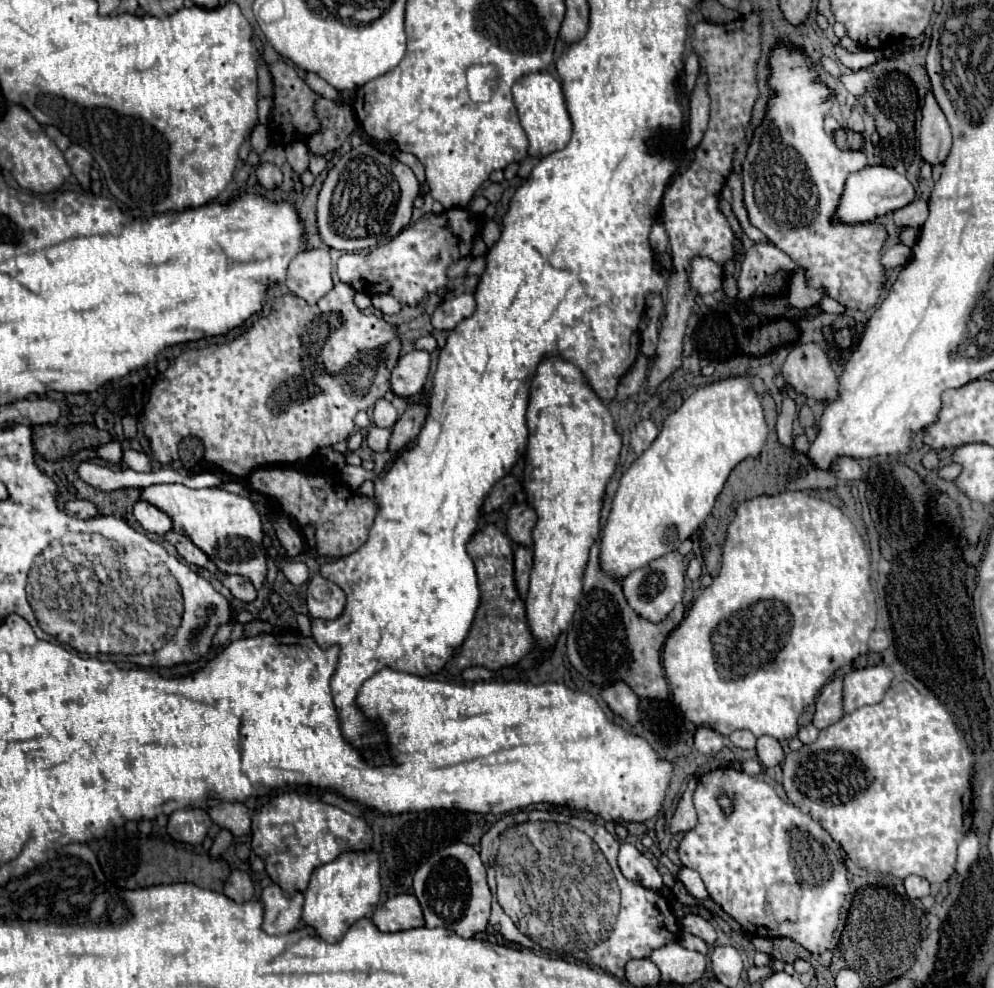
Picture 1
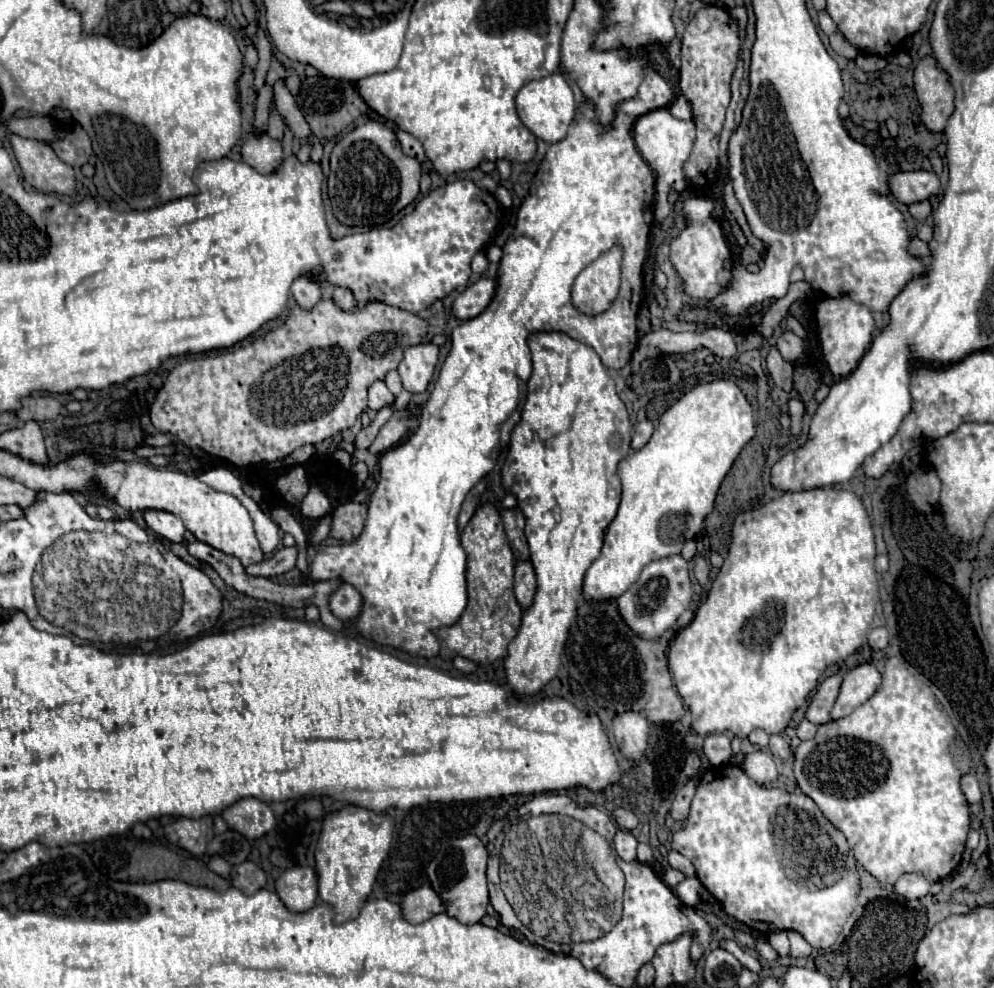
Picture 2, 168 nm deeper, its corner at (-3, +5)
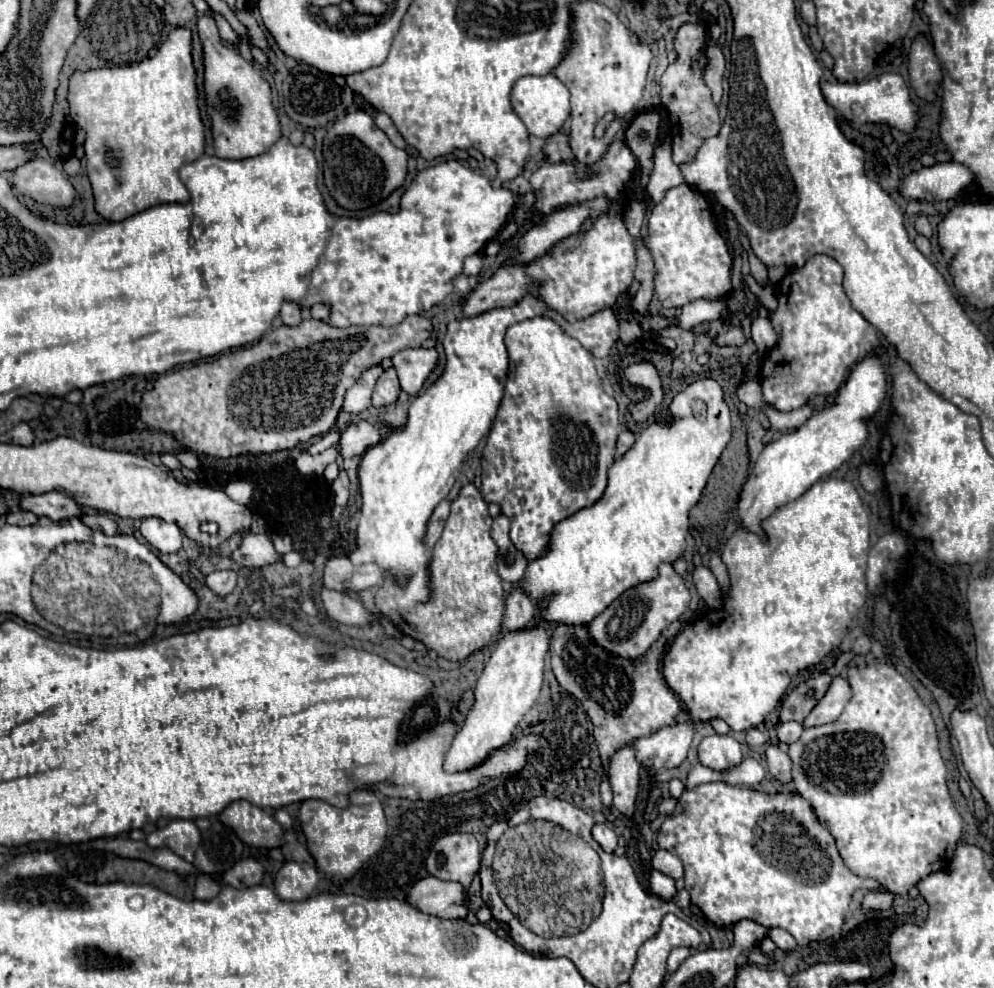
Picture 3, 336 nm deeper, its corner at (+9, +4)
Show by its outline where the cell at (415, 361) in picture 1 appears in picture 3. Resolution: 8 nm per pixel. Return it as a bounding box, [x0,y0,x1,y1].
[393,347,437,395]

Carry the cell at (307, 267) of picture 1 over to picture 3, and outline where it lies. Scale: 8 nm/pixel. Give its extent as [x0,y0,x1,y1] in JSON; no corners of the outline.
[281,301,301,325]

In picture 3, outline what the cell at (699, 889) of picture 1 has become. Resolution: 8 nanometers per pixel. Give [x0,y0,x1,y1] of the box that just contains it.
[651,849,683,879]

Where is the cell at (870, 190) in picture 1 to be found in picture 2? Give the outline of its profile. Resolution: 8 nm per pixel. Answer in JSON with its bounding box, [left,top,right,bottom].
[889,170,941,204]

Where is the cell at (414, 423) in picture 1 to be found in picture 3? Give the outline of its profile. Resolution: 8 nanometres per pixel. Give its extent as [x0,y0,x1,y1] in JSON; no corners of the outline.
[339,421,383,457]

